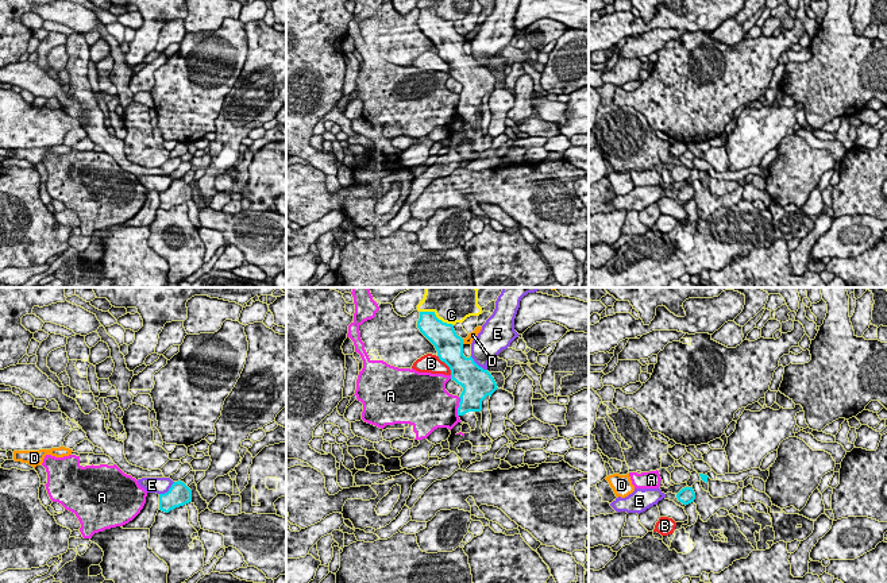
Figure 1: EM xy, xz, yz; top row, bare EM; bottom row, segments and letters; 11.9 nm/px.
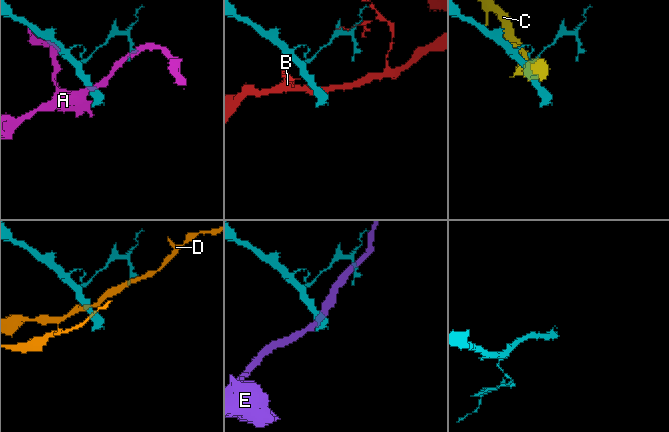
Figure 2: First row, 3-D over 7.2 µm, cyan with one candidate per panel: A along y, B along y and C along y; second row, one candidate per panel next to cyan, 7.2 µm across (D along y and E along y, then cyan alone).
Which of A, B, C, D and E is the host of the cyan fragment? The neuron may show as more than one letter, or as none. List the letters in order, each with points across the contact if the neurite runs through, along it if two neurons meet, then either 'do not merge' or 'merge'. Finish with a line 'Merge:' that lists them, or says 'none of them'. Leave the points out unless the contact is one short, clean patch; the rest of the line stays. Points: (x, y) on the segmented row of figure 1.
A: do not merge
B: do not merge
C: do not merge
D: border xz (462, 339), (463, 343); do not merge
E: do not merge
Merge: none of them

